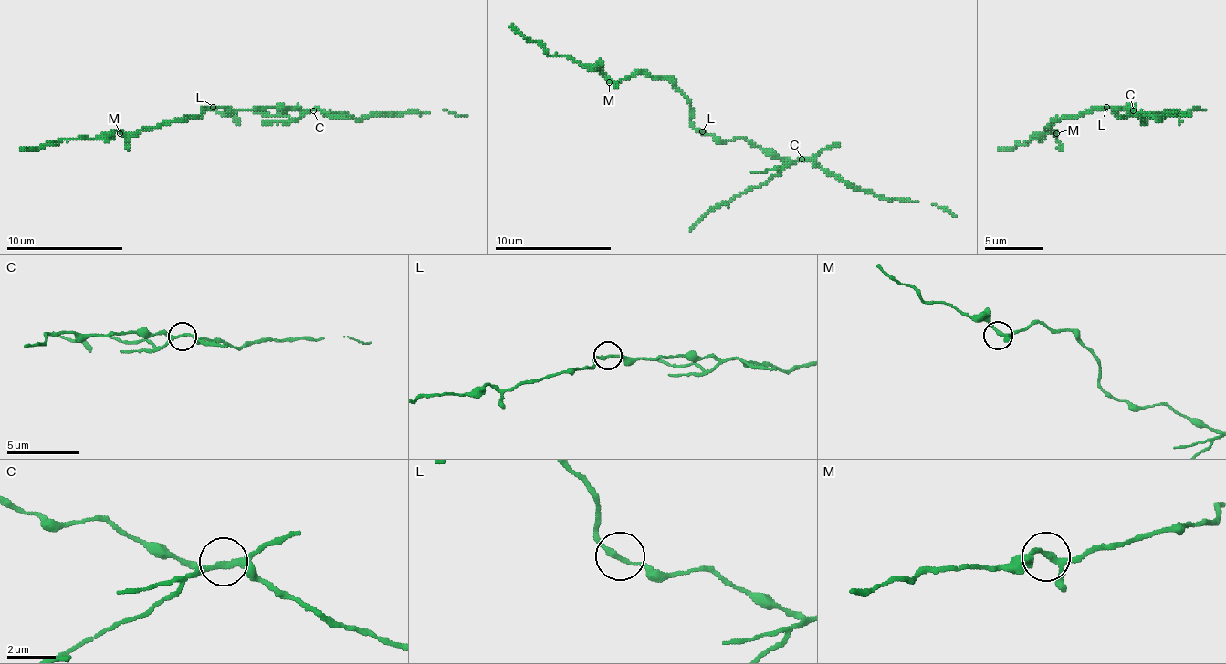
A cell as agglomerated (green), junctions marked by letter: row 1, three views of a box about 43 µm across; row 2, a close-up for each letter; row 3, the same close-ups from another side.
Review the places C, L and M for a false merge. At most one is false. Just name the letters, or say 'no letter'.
C

